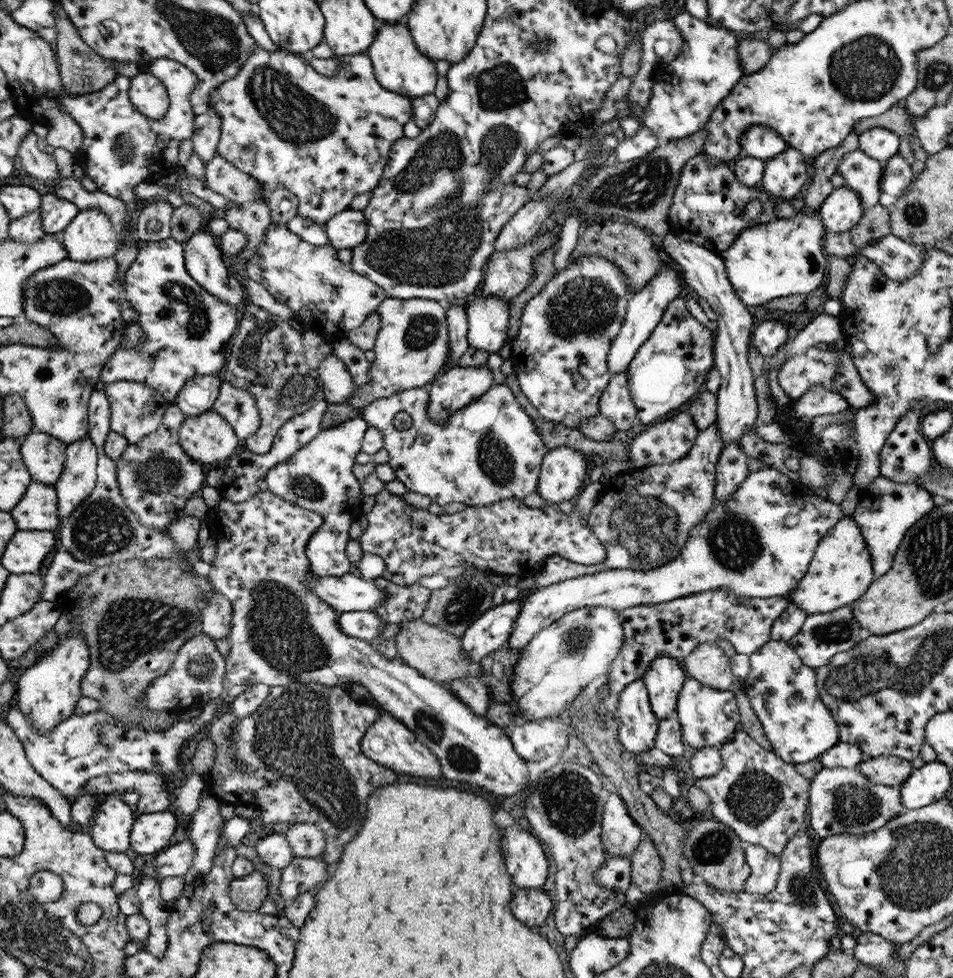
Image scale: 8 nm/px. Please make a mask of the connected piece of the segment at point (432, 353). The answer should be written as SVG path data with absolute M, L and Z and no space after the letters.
M387 297L376 312L381 317L381 331L373 348L375 360L369 370L369 392L355 385L353 395L344 402L359 412L378 398L394 396L398 391L428 387L438 374L444 372L449 359L446 305L424 298L398 300Z

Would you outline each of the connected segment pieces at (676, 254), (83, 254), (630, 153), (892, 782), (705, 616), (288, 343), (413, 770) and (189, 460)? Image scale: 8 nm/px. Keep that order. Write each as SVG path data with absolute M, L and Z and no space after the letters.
M670 231L660 239L660 246L677 264L679 274L697 296L705 298L708 305L716 312L718 321L714 324L717 343L714 345L716 370L722 380L717 398L717 419L715 425L724 446L733 440L740 441L754 427L758 420L758 404L754 391L754 376L748 363L748 344L752 340L752 326L756 325L746 305L740 301L728 277L728 269L719 254L710 252L698 244L686 242Z
M98 208L82 209L60 234L68 259L84 262L116 255L118 236L113 222Z
M641 126L634 136L625 137L624 140L617 144L612 154L612 160L628 162L644 158L658 147L660 143L661 141L648 127Z
M886 755L866 758L856 768L872 783L898 788L910 778L915 769L910 760Z
M718 589L699 592L660 604L642 604L620 612L625 643L610 668L608 691L620 696L622 690L646 675L657 657L683 660L706 642L729 640L736 653L752 655L771 639L774 621L788 606L785 597L739 597L732 591Z
M254 304L246 306L229 355L229 362L226 363L226 370L219 375L220 379L250 391L259 410L260 426L252 436L244 439L243 451L266 454L270 452L281 426L324 398L324 386L317 369L311 369L306 362L300 331L296 332L288 322Z
M382 712L382 717L366 731L361 742L361 749L366 756L370 757L370 760L396 773L418 776L422 779L432 778L432 780L438 780L443 776L441 761L437 759L434 752L417 739L415 732L398 721L398 718L392 717L390 713Z
M171 404L164 413L162 424L141 442L128 444L117 461L117 480L126 504L135 512L143 525L157 531L168 530L168 526L184 514L186 500L202 488L204 470L197 460L180 448L180 432L185 413Z

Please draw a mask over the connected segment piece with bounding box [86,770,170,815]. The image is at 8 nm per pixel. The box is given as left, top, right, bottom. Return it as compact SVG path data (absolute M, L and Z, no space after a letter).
M128 770L120 774L102 775L88 782L86 791L92 795L120 796L128 792L140 795L136 809L140 815L153 812L164 812L170 806L168 800L169 784L161 772L142 772L141 770Z

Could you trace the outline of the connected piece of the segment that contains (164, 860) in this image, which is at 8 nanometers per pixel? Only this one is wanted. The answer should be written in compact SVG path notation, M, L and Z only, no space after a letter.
M188 839L174 841L168 848L154 855L153 865L157 876L161 879L168 877L184 877L195 862L194 844Z

